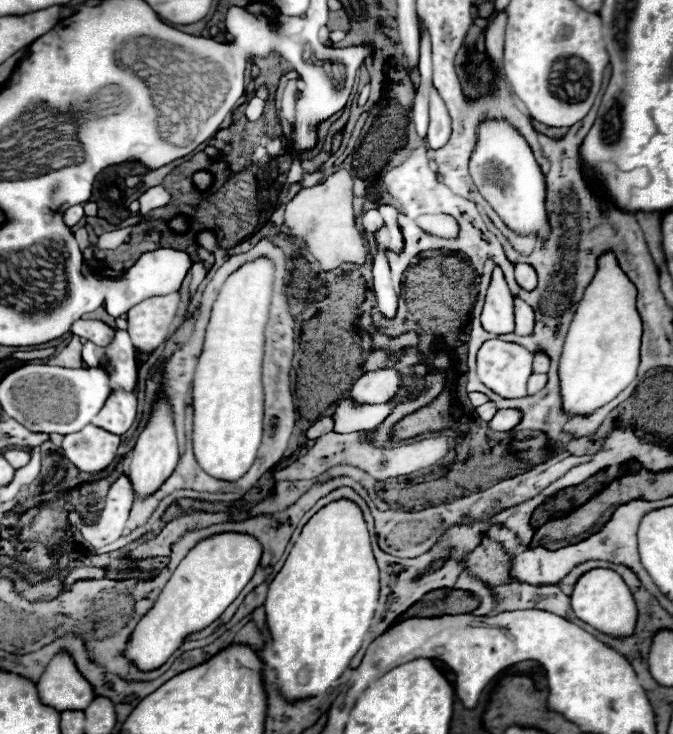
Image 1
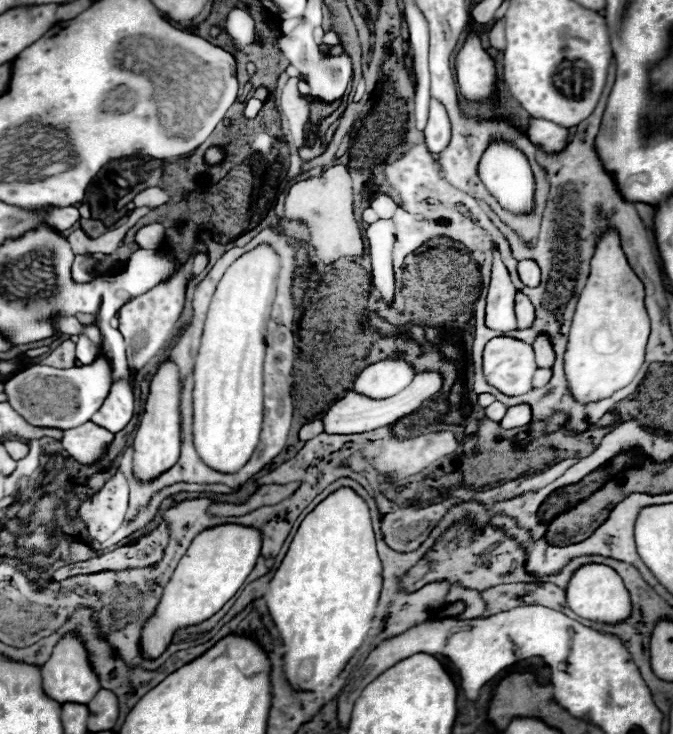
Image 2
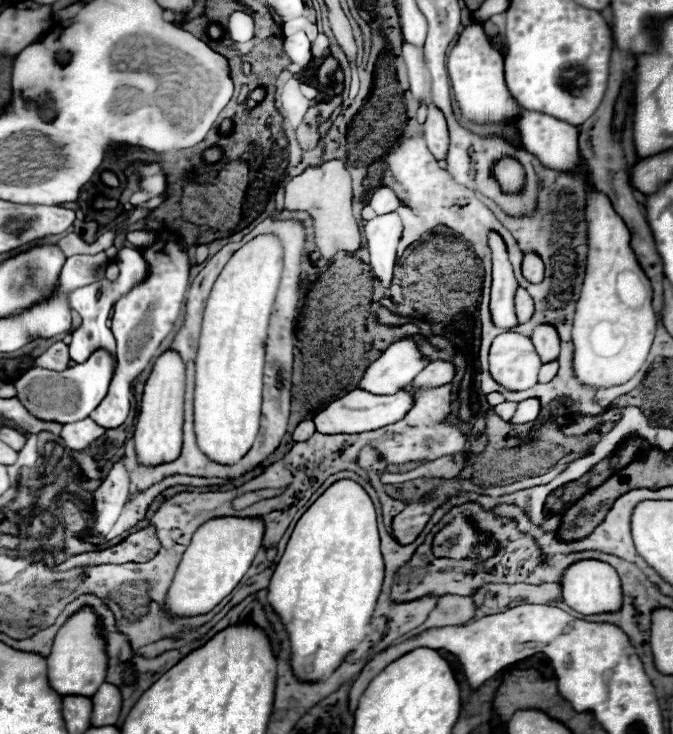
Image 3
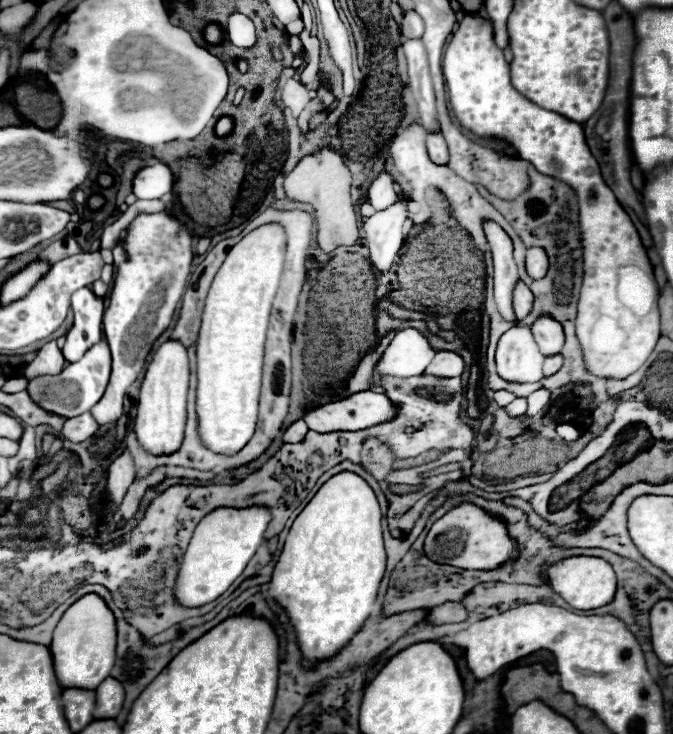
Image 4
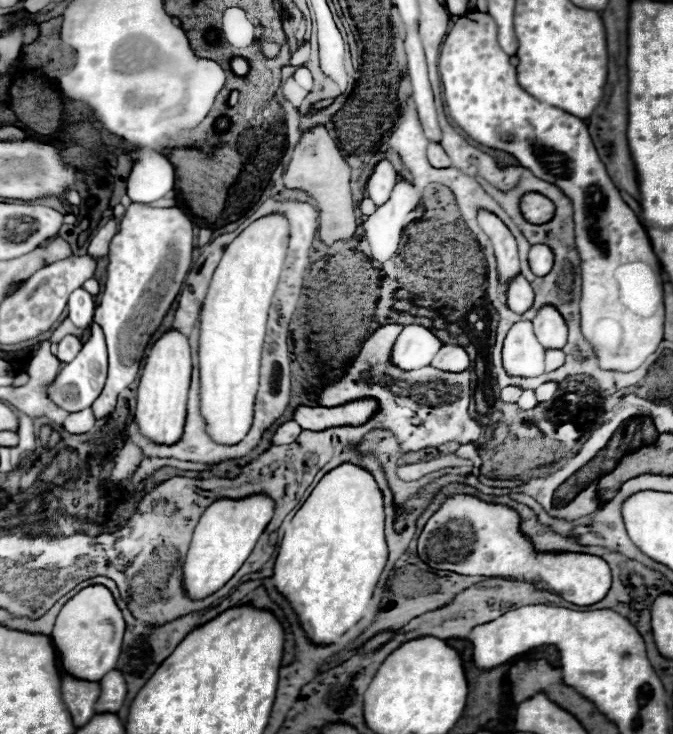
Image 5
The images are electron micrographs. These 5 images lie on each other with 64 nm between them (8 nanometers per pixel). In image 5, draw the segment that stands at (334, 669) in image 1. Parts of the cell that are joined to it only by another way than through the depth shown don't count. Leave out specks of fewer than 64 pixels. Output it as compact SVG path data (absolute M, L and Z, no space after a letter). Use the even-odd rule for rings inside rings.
M352 462L332 468L290 520L274 564L274 586L282 592L314 642L338 640L356 624L386 566L384 496L374 476Z

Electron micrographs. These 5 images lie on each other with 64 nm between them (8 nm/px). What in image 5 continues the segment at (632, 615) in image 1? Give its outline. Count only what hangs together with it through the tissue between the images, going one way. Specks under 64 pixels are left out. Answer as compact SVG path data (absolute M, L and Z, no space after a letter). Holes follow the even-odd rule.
M452 494L440 508L428 518L418 538L418 558L434 570L448 570L462 576L486 576L486 578L516 578L530 582L536 588L544 588L552 594L564 596L564 600L588 606L606 596L612 584L610 568L598 556L572 554L572 552L536 552L532 542L520 530L520 514L506 504L484 502L470 494ZM448 520L462 520L474 528L474 538L450 538L448 542L434 542L430 534L444 526Z

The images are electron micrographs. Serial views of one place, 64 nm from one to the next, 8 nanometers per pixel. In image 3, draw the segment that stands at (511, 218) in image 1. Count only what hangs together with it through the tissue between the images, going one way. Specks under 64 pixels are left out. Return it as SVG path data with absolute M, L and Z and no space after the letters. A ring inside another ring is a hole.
M506 160L496 166L496 178L502 182L504 188L512 192L516 192L522 186L522 176L524 176L522 166L516 160Z

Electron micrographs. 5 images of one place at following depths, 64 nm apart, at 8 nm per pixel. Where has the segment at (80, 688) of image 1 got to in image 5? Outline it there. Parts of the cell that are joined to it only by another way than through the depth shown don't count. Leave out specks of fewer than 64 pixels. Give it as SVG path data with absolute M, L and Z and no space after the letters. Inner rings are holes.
M90 584L62 606L52 630L52 642L62 652L64 666L74 676L102 680L102 676L116 666L124 632L126 622L112 592L102 584Z

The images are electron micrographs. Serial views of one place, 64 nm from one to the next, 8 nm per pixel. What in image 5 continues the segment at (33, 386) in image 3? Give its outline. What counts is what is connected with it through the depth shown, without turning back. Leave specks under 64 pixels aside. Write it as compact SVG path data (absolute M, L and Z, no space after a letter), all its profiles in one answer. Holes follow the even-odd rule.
M98 324L90 326L90 338L86 338L82 342L82 350L78 352L78 356L64 364L64 368L58 372L56 380L50 384L48 388L48 396L62 406L68 412L78 412L84 408L90 408L92 402L100 396L104 382L106 382L106 374L108 374L108 356L106 356L106 342L104 342L104 334L102 328Z

